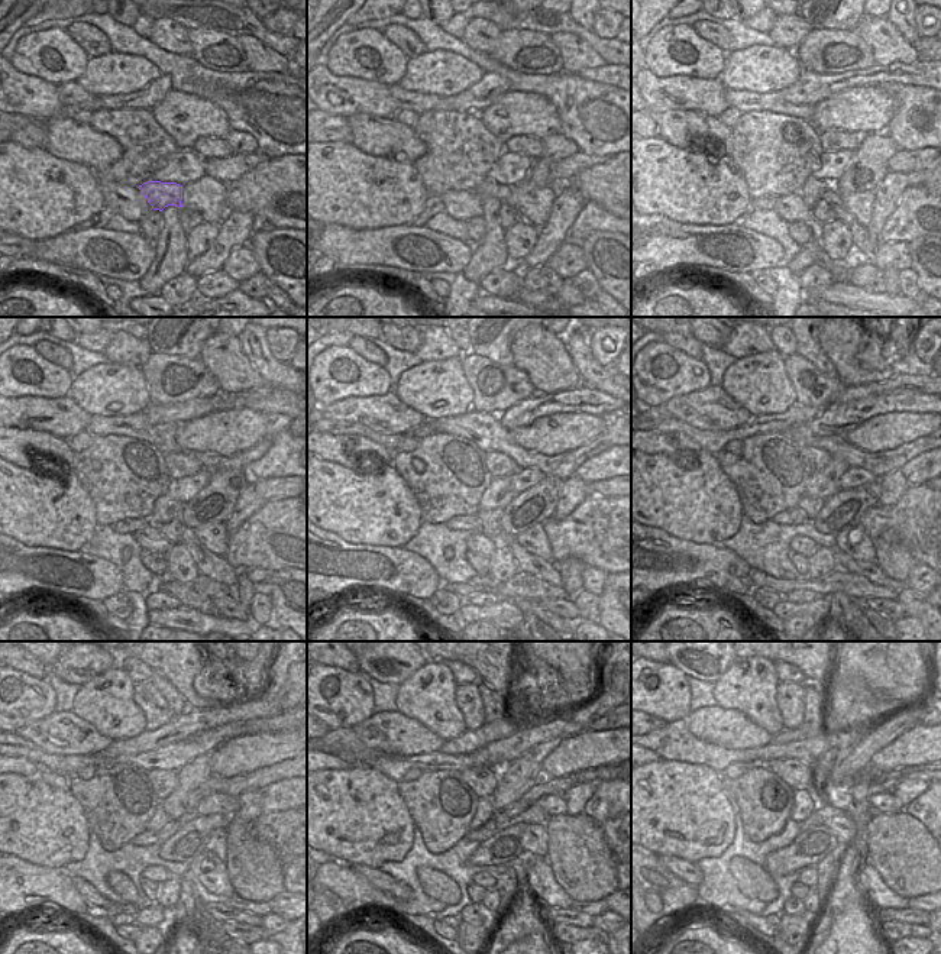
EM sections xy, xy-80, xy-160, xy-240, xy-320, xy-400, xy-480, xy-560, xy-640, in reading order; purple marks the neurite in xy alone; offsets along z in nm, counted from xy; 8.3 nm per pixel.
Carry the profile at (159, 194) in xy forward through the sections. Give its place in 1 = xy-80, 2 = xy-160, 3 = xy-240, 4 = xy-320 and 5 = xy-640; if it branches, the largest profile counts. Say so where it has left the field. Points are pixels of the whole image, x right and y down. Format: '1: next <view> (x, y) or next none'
1: next xy-80 (490, 187)
2: next xy-160 (863, 249)
3: next xy-240 (216, 568)
4: next xy-320 (527, 562)
5: next xy-640 (925, 902)

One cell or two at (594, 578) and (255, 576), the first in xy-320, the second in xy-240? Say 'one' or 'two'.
one

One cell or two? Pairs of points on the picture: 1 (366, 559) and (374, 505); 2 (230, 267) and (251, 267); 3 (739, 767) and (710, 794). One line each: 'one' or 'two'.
1: two
2: one
3: two

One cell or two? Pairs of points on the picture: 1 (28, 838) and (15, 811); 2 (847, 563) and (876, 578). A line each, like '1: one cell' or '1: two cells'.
1: one cell
2: one cell

